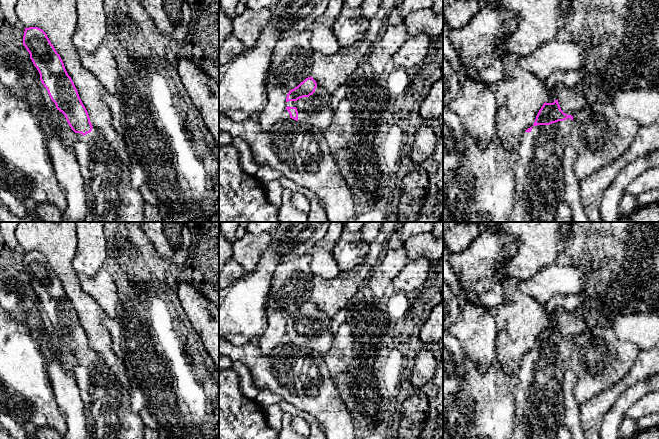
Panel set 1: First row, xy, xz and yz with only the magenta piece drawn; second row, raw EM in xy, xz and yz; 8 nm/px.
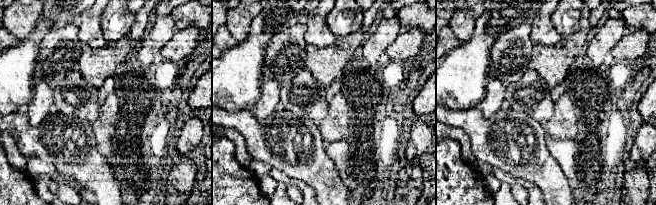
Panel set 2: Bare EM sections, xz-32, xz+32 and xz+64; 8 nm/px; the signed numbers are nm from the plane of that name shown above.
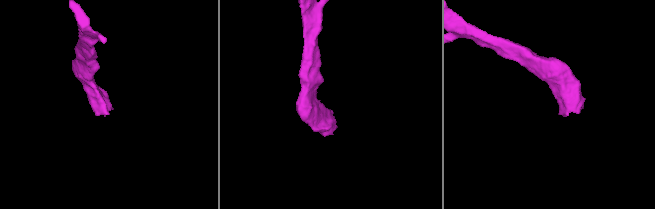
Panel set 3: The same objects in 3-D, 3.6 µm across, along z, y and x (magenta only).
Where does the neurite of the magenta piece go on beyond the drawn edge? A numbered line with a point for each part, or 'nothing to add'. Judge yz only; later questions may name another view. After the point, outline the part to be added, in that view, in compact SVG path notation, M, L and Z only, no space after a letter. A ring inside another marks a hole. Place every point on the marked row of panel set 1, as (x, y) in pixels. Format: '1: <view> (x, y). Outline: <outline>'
1: yz (539, 176). Outline: M572 120L558 121L550 125L533 126L532 130L524 132L520 137L517 149L517 160L515 168L515 199L514 208L510 222L553 222L557 207L563 203L564 193L564 170L562 166L563 153L570 144Z

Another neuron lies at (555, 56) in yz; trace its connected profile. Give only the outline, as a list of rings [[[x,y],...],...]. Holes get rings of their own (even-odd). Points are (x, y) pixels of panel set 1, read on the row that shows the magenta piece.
[[[553,40],[521,57],[519,65],[545,80],[552,74],[579,69],[584,62],[583,48],[575,42]]]

